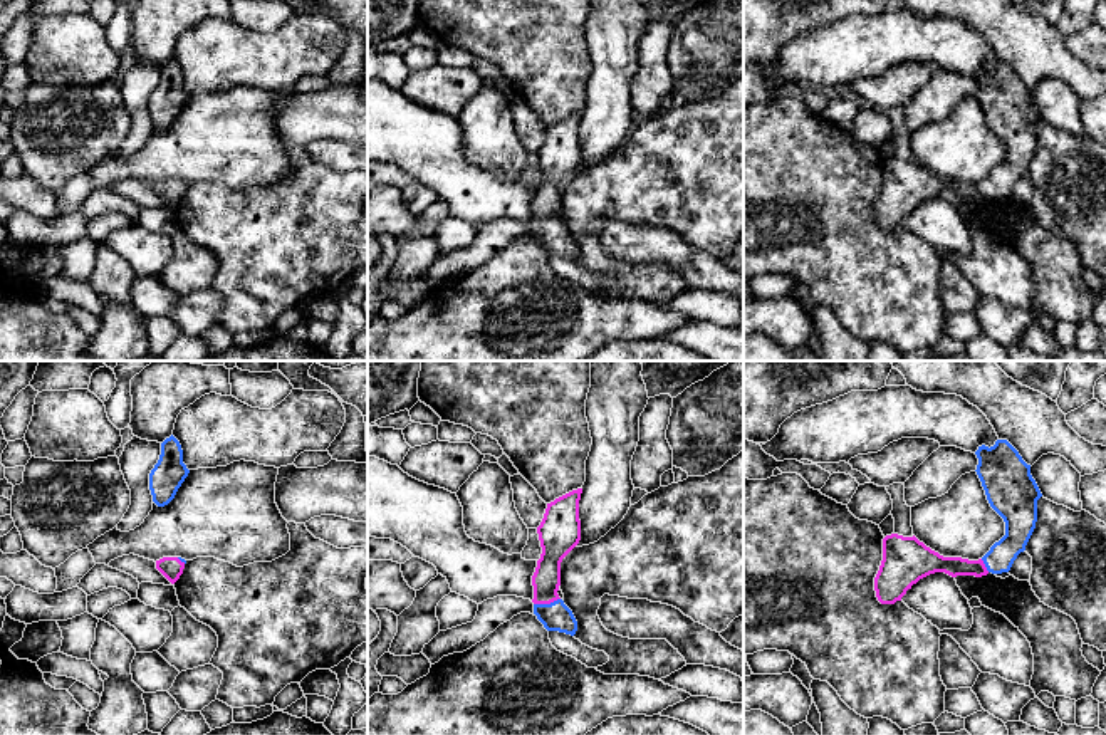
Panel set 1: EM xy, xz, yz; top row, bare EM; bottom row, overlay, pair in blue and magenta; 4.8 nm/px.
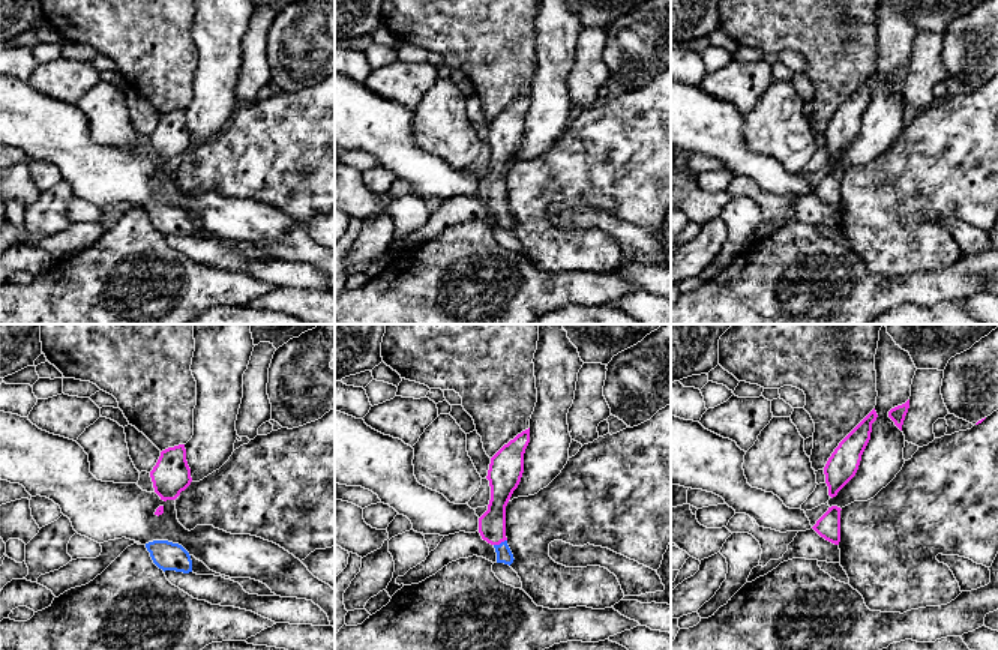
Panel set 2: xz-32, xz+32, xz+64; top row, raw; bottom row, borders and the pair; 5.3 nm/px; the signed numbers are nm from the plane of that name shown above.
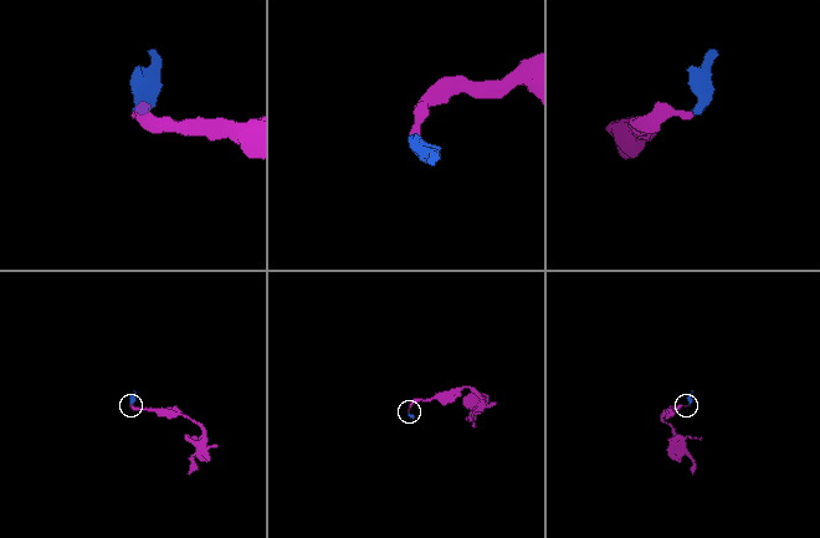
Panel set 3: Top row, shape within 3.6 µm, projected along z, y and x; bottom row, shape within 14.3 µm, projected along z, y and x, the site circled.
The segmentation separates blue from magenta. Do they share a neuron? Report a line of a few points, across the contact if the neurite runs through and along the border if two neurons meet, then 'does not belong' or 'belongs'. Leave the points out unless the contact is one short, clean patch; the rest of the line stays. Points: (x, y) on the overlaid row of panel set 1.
xz (556, 616), (546, 604), (546, 579) | belongs

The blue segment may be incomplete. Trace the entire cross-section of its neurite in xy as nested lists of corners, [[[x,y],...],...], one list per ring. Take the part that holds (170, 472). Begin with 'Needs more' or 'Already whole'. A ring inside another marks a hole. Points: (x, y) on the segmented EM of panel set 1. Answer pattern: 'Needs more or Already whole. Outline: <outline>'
Already whole. Outline: [[[171,435],[161,443],[161,455],[158,463],[149,473],[149,490],[153,495],[153,502],[158,507],[168,505],[190,470],[183,463],[183,450],[180,441]]]

